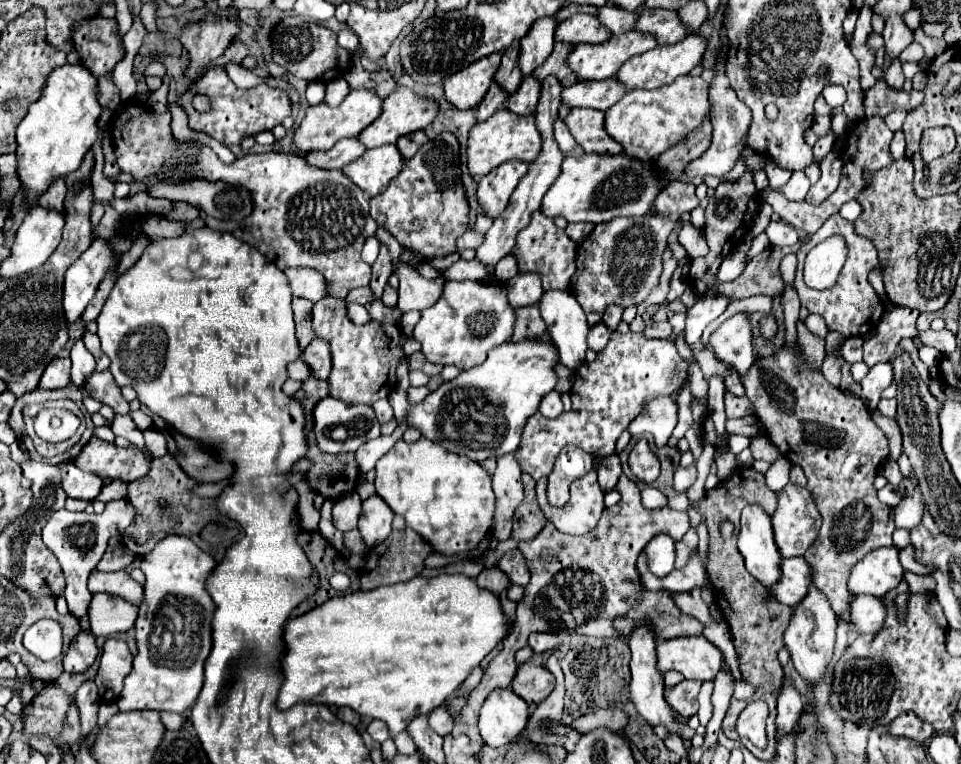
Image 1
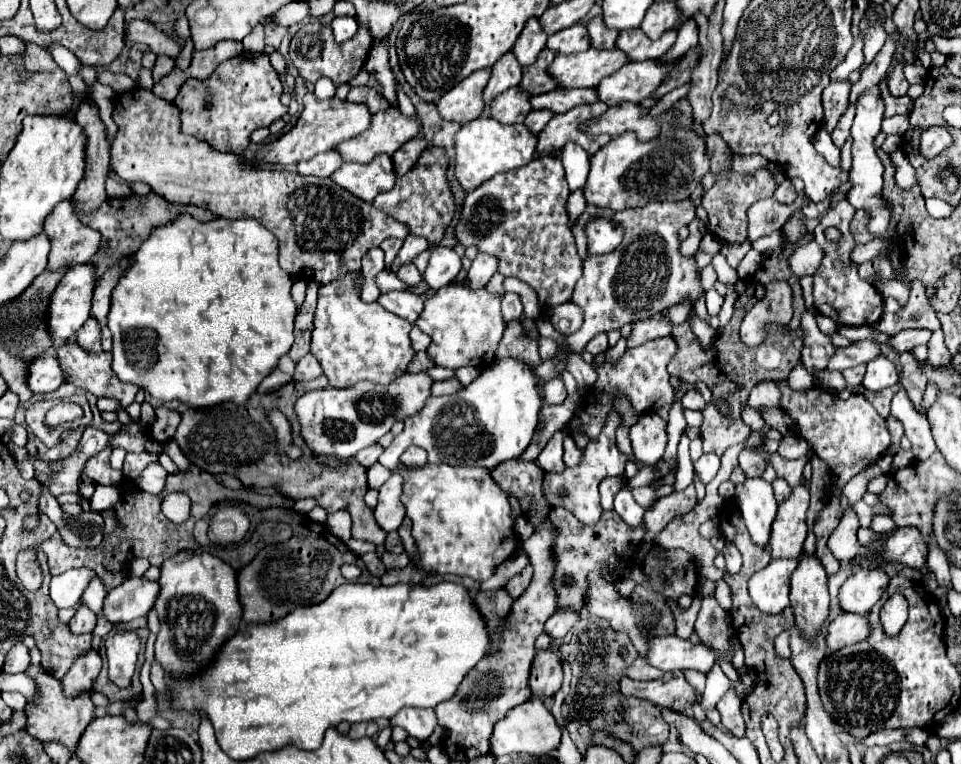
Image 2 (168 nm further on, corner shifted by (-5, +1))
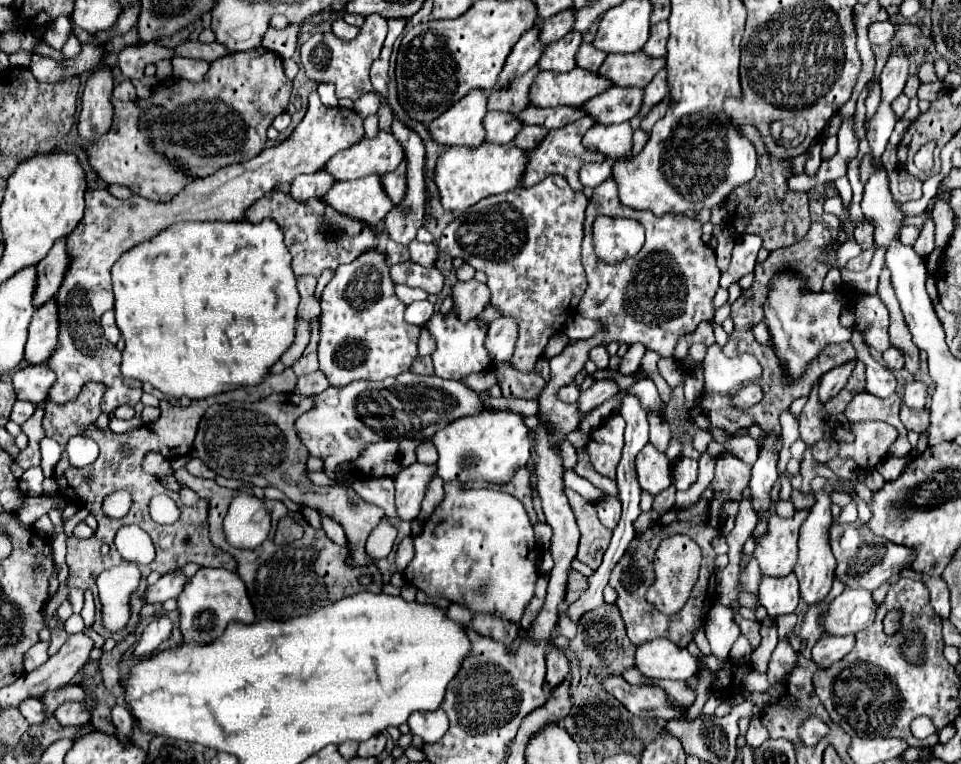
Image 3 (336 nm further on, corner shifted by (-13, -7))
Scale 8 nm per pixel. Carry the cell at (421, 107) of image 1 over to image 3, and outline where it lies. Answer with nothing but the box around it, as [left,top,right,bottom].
[325,130,405,182]

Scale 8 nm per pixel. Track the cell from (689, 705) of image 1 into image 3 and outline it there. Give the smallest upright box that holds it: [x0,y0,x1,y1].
[603,676,681,720]

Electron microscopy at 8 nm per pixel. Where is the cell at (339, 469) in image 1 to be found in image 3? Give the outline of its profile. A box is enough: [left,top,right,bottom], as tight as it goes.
[191,394,385,564]

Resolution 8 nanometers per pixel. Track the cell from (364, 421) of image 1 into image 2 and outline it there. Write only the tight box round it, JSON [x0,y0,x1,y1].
[295,372,435,458]

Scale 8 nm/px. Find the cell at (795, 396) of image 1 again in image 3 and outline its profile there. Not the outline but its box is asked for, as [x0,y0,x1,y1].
[839,420,897,470]

